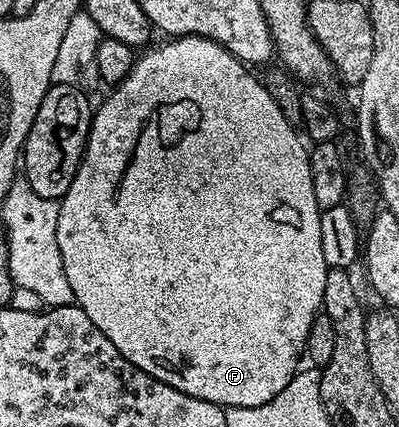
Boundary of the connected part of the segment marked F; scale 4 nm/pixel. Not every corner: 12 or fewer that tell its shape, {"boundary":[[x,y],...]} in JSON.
{"boundary":[[194,34],[58,202],[76,305],[223,408],[300,369],[307,143]]}

